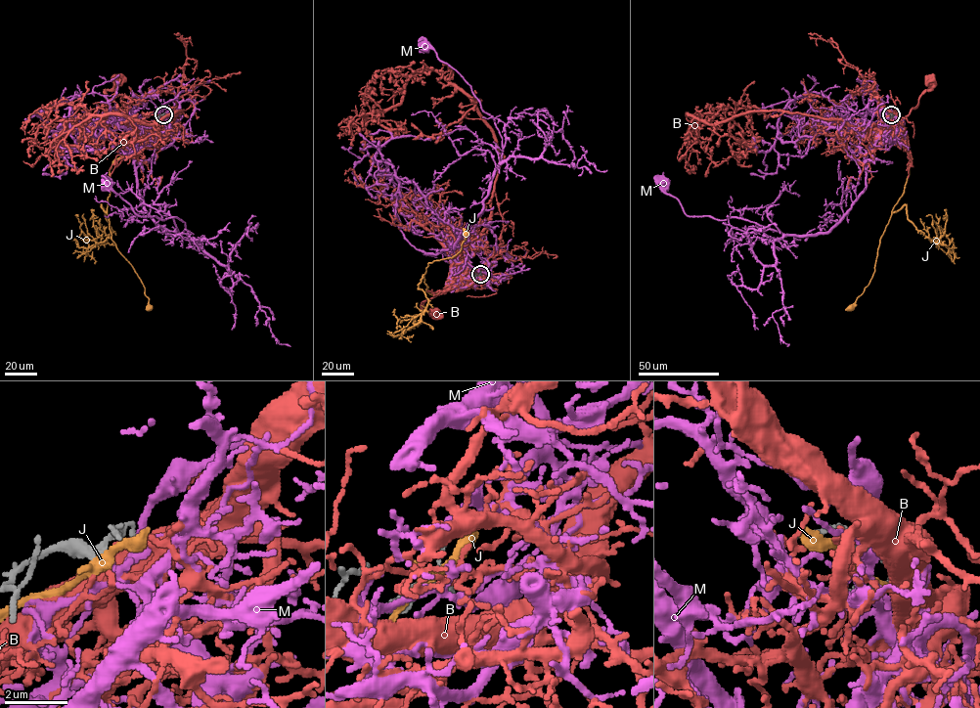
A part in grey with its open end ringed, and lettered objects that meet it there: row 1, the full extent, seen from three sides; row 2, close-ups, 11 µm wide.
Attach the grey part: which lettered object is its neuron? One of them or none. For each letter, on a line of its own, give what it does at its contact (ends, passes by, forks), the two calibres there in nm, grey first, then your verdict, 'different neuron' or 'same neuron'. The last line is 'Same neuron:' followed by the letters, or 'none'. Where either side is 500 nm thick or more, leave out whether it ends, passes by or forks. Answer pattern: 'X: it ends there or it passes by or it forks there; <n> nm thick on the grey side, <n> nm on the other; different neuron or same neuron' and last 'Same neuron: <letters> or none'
B: it ends there; 180 nm thick on the grey side, 160 nm on the other; same neuron
J: it passes by; 280 nm thick on the grey side, 280 nm on the other; different neuron
M: it forks there; 140 nm thick on the grey side, 220 nm on the other; different neuron
Same neuron: B

